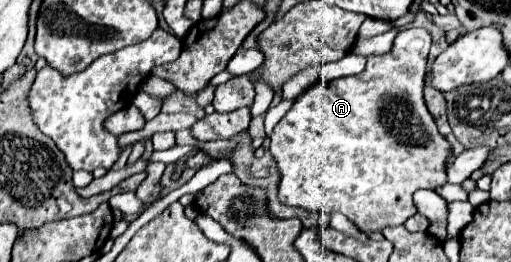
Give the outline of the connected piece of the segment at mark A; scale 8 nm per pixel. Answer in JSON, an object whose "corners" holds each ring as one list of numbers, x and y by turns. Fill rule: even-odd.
{"corners":[[408,28,402,30,396,40,394,46,388,54,382,56,368,56,368,64,360,74,354,76,344,76,344,78,336,78,332,82,316,82,314,86,306,88,296,102,292,104,292,108,286,112,286,116,276,124,272,136,270,136,270,152,274,154,276,162,278,162,278,170,280,170,280,200,288,206,300,206,306,208,310,212,322,212,326,216,334,214,334,212,342,212,344,216,348,216,354,224,358,224,362,230,366,232,382,232,386,226,400,226,406,222,408,216,416,214,416,208,412,204,412,194,418,188,440,188,448,182,446,176,446,166,452,160,454,152,450,142,438,132,438,126,434,122,434,116,430,114,426,100,424,100,424,78,428,72,428,50,430,50,430,32,424,28]]}

